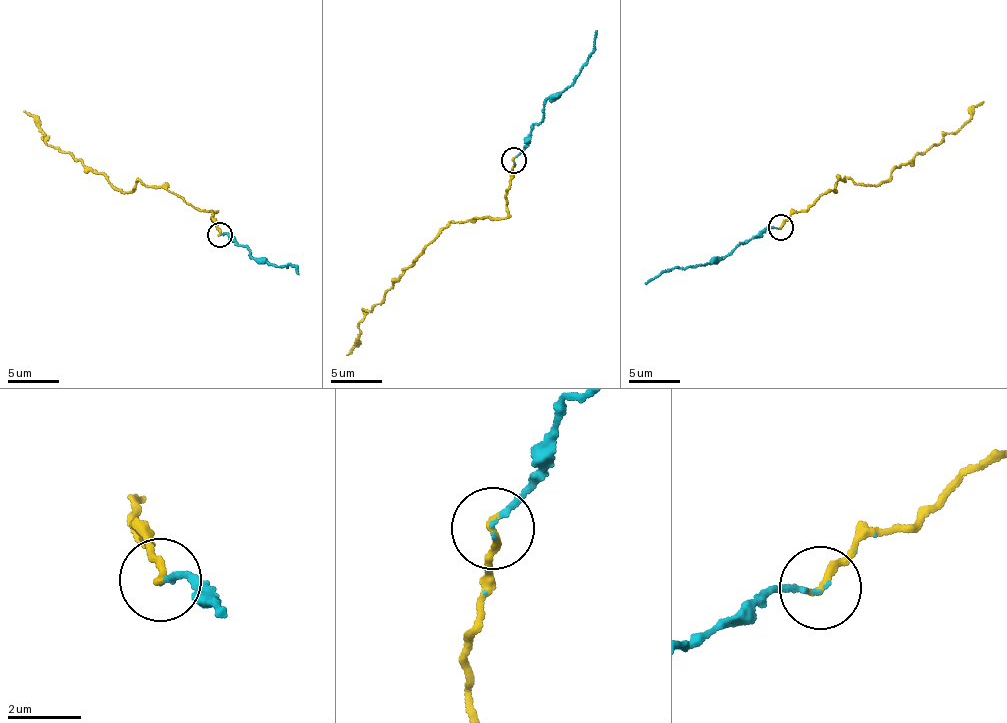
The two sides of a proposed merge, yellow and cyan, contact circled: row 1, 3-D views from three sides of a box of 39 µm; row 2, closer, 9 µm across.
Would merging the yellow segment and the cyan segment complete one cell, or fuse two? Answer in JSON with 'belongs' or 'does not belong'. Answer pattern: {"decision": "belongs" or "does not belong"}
{"decision": "belongs"}

